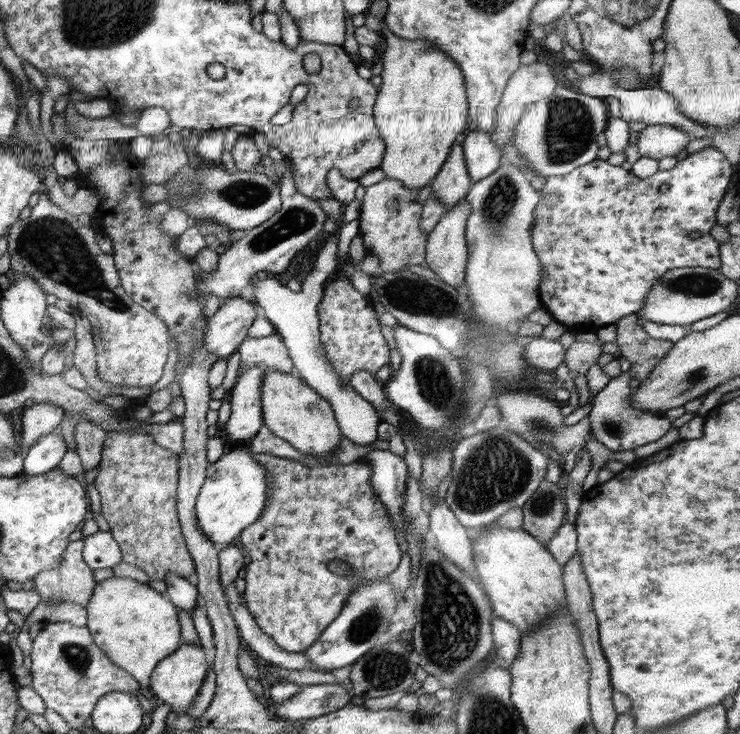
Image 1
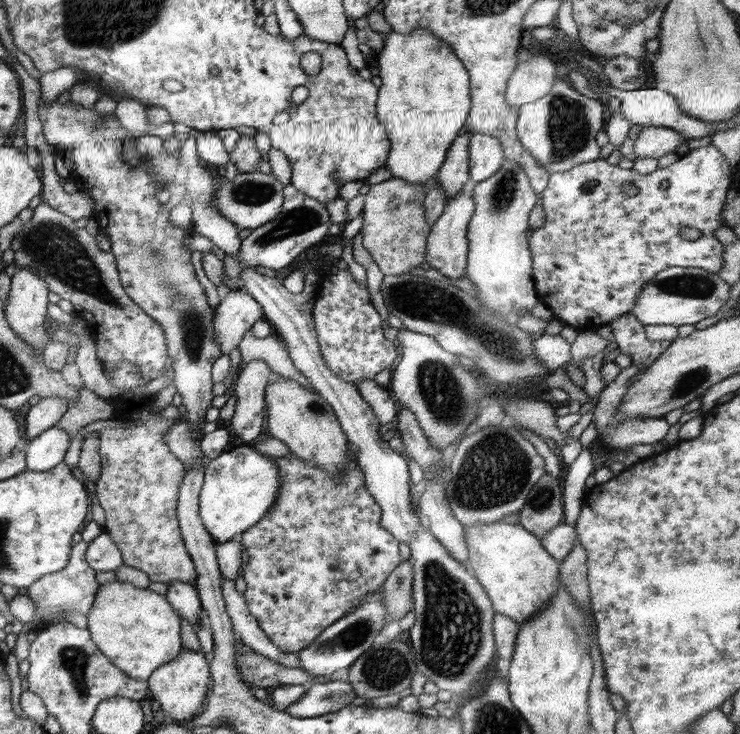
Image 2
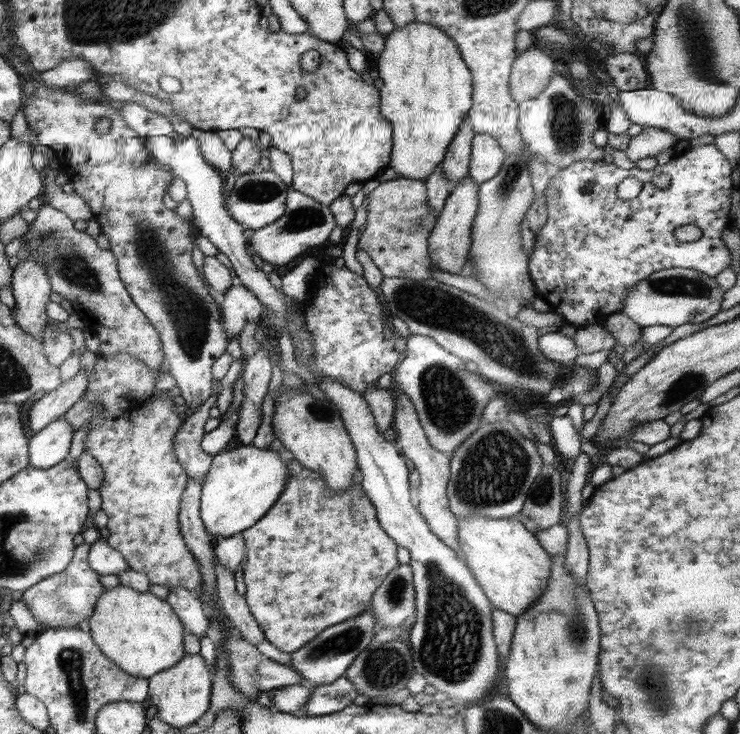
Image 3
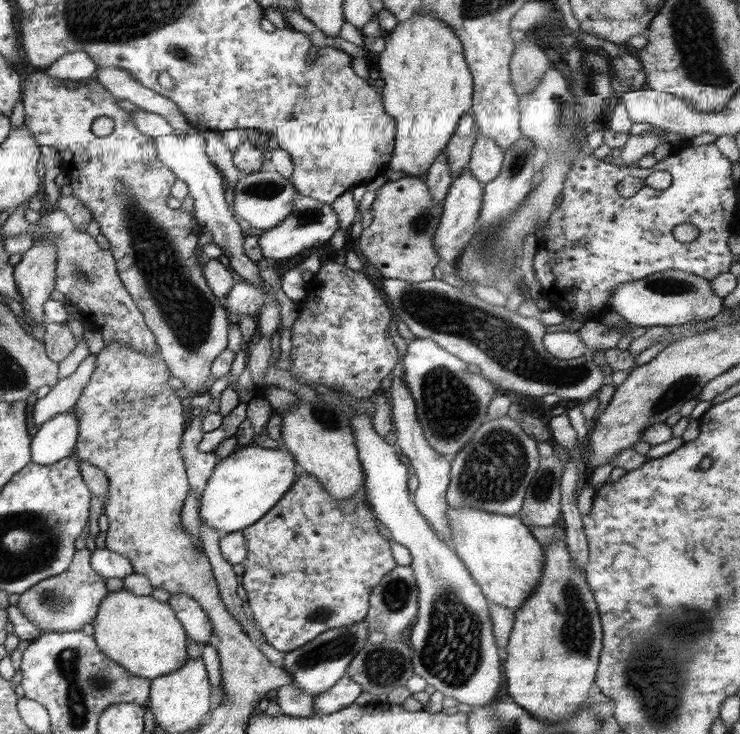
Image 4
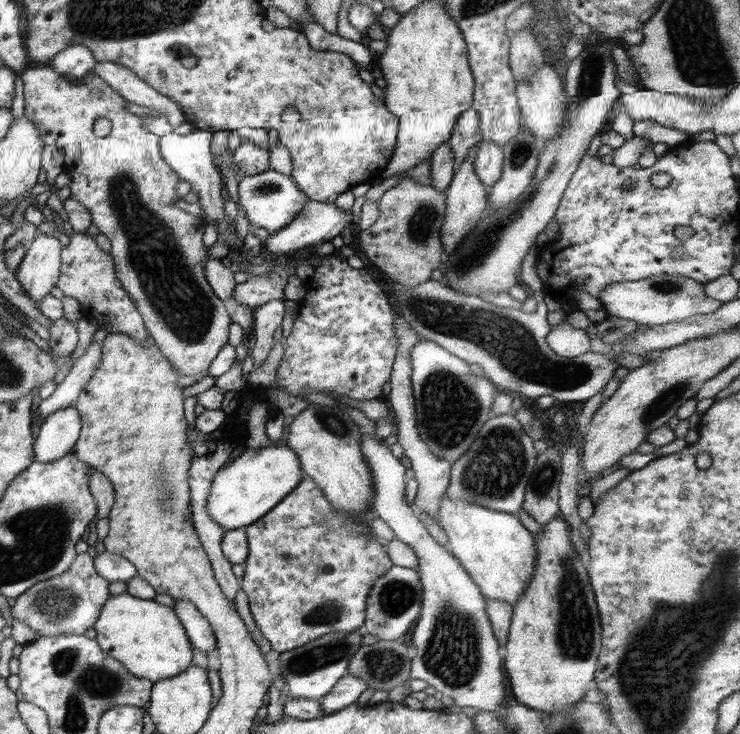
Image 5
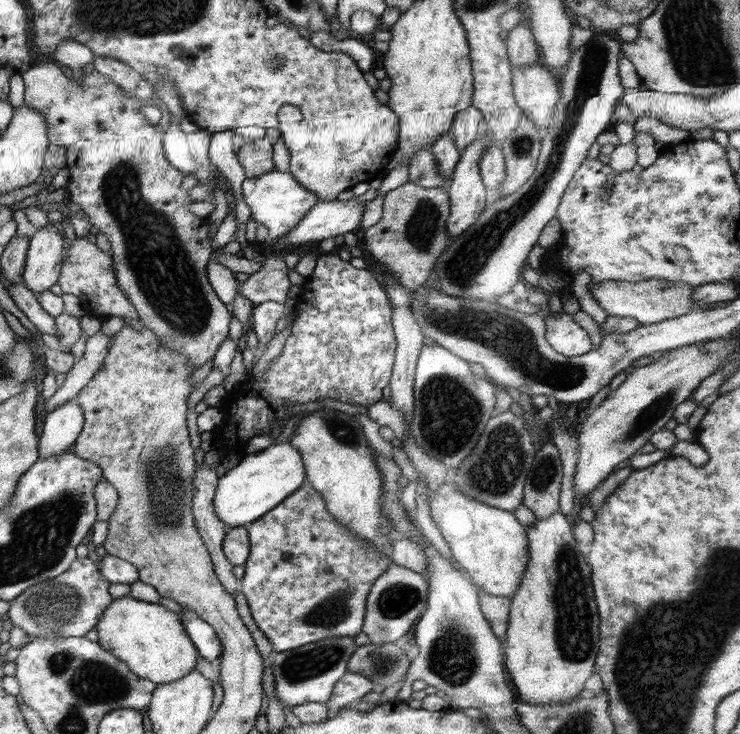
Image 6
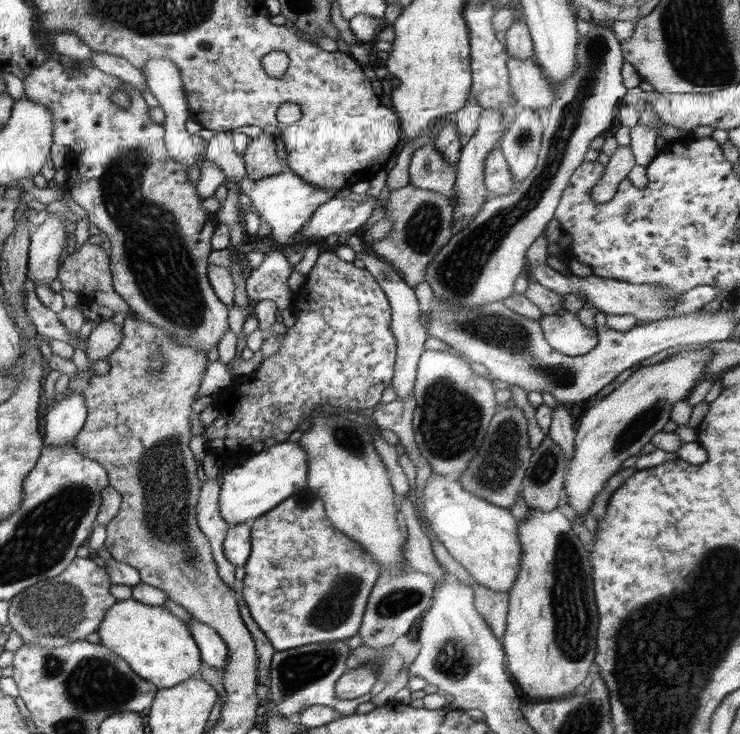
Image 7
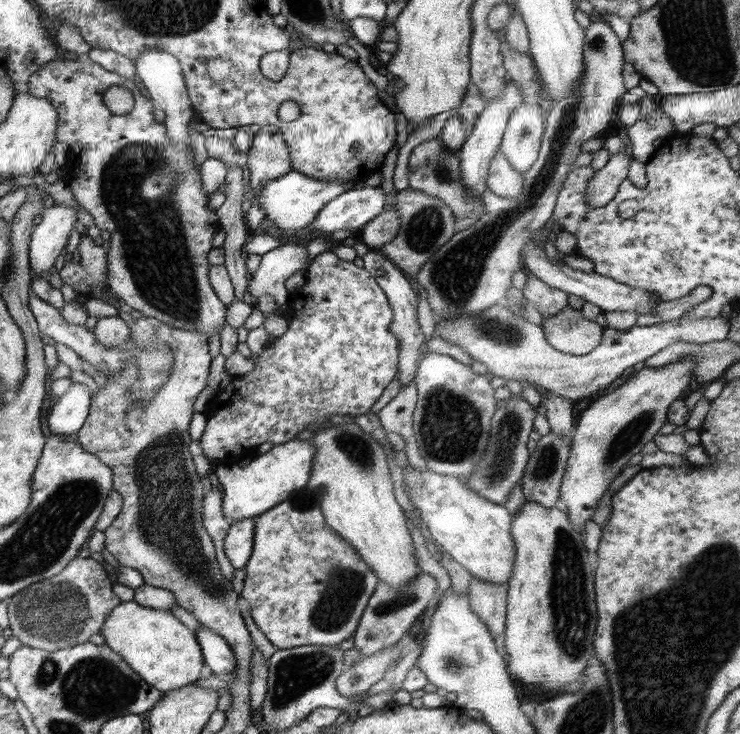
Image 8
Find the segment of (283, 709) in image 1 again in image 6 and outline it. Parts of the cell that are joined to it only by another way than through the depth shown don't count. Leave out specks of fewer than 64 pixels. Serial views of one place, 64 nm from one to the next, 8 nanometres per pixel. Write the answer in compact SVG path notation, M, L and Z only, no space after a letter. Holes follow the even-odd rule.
M346 671L344 677L334 686L328 710L338 712L346 706L354 705L374 688L372 680L352 671Z

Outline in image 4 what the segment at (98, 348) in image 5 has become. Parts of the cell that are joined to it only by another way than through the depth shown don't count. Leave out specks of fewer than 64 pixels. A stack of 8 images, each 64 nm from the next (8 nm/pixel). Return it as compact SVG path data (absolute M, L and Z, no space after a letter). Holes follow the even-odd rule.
M90 354L78 366L72 375L60 379L44 398L38 399L33 410L33 421L42 426L53 416L71 412L75 408L82 391L90 382L97 356Z

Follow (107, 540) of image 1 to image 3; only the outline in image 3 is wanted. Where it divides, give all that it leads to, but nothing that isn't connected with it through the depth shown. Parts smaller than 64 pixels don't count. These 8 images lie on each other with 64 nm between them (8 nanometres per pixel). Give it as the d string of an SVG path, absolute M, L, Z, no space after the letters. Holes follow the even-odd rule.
M100 539L91 545L88 563L90 568L101 576L118 577L123 571L130 569L128 562L113 547Z

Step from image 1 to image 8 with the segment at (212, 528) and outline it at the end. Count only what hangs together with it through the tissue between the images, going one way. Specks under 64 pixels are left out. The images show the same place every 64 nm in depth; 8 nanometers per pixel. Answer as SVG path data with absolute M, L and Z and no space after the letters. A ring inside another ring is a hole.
M292 439L281 445L274 445L264 454L256 454L252 457L250 464L244 467L239 464L215 467L214 474L218 476L222 492L222 510L224 516L232 519L232 522L252 517L257 518L267 510L286 501L288 496L295 491L304 489L310 478L310 470L312 470L312 464L314 464L314 454L316 454L316 445L310 443L310 440Z

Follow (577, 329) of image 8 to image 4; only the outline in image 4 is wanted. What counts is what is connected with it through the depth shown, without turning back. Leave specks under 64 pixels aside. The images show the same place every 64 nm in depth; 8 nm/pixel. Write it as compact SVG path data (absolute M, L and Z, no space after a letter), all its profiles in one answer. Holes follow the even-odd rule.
M554 330L551 333L546 333L542 341L546 351L552 357L566 362L589 354L578 332Z

